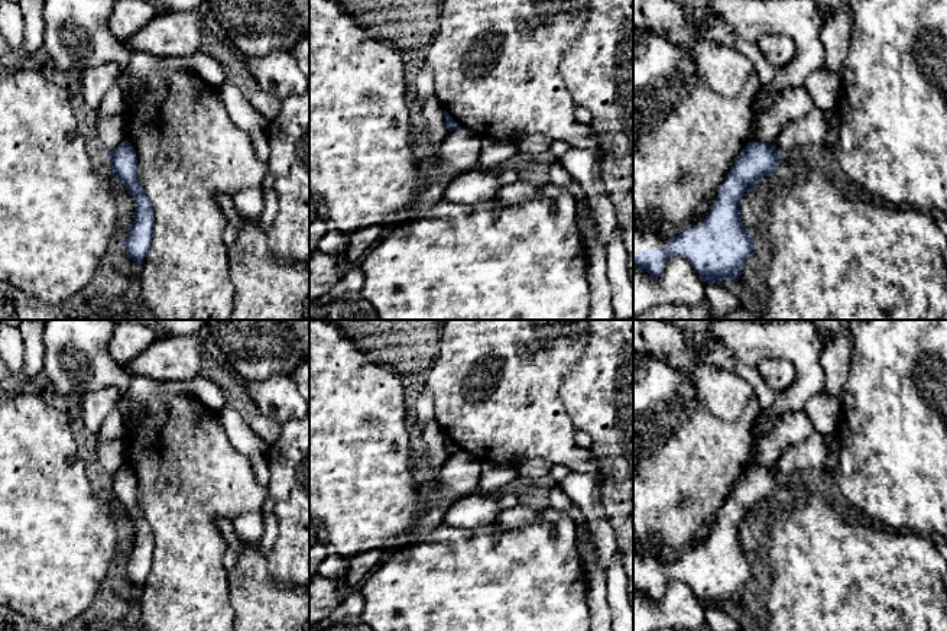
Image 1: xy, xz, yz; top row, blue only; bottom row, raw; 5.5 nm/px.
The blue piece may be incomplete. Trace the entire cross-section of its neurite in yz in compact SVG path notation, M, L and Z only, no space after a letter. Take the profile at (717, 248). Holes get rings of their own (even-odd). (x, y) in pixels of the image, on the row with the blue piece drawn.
M749 142L740 152L734 166L726 175L714 206L706 219L688 227L677 237L668 240L658 234L640 232L633 221L633 266L648 272L652 278L664 274L665 262L672 256L685 258L707 284L721 285L726 279L736 279L742 275L743 265L755 250L752 232L740 219L740 198L747 190L753 190L762 182L763 177L775 174L781 164L781 153L771 145L763 142Z

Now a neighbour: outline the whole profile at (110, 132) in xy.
M123 113L114 117L98 119L95 133L98 139L97 149L107 155L127 139L127 117Z

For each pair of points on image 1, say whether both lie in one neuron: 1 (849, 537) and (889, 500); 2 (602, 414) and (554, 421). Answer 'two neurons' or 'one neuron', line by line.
1: two neurons
2: two neurons

